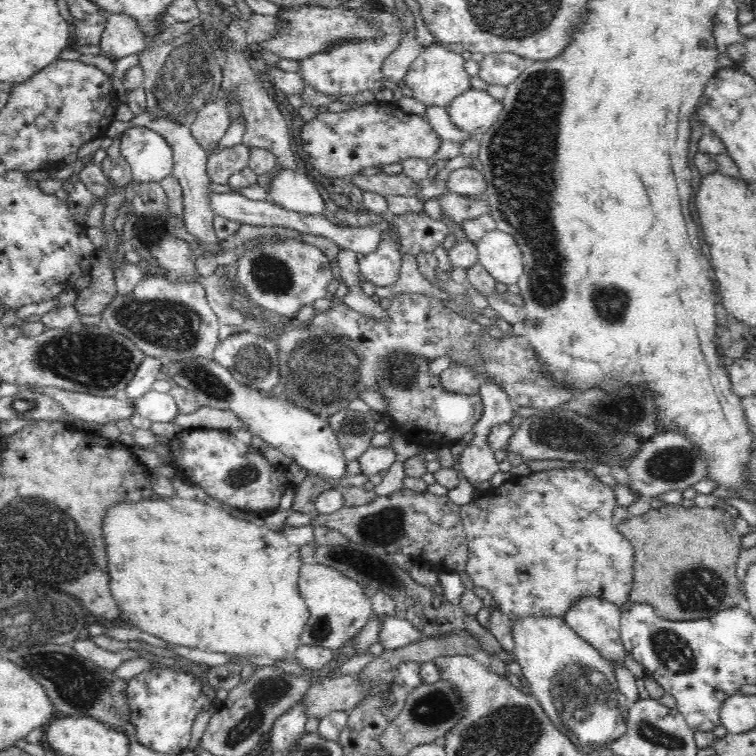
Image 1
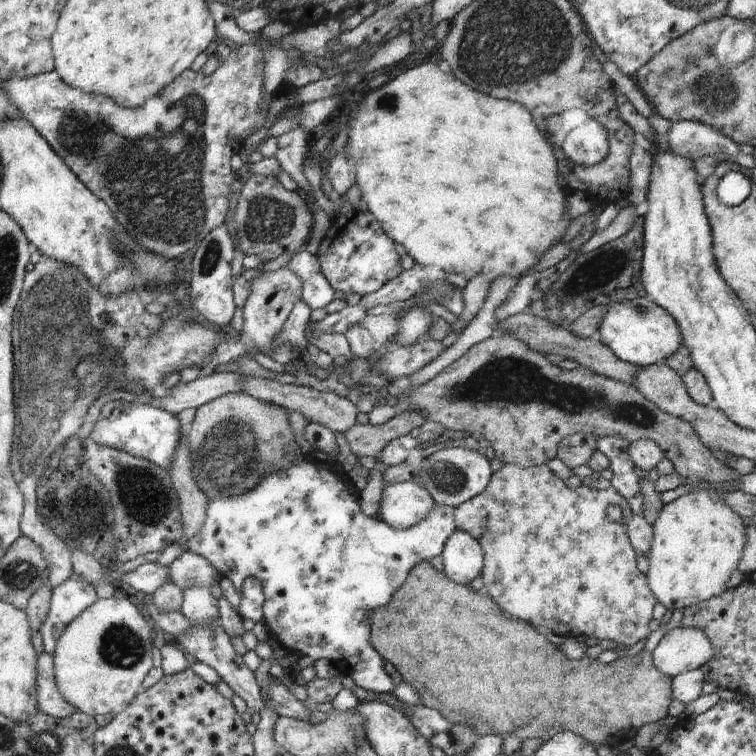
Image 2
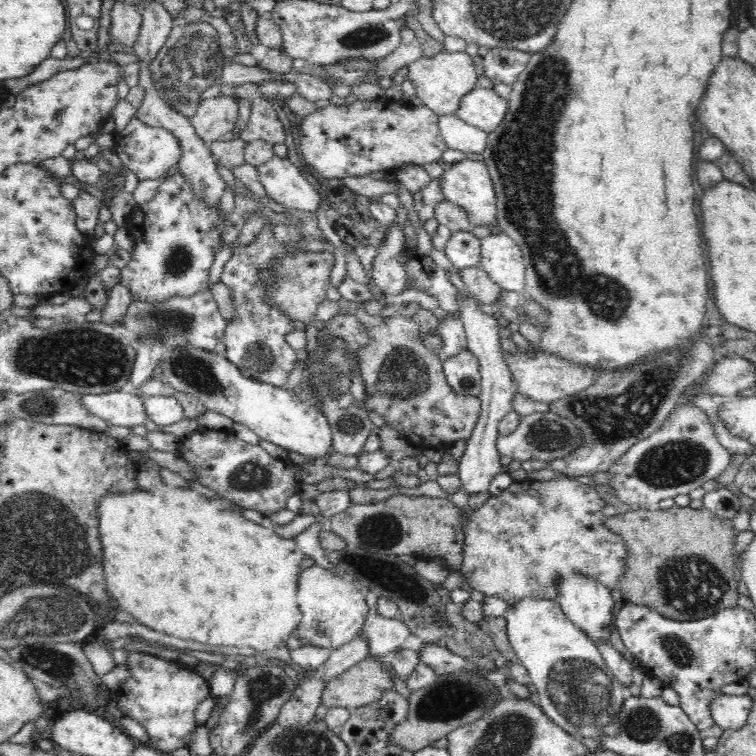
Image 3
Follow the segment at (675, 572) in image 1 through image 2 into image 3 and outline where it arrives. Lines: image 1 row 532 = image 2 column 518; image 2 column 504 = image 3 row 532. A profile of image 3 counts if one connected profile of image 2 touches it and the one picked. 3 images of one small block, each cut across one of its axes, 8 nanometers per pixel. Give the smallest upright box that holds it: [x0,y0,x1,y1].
[605,505,739,622]

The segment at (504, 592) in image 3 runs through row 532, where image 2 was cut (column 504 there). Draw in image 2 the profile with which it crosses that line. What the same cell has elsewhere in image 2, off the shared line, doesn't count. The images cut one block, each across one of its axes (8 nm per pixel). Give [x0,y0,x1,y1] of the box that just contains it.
[454,464,657,652]

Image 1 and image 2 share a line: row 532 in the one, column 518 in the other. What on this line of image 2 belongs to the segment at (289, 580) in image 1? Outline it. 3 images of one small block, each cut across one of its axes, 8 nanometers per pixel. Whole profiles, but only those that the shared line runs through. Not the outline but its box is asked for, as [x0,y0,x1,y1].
[344,64,573,283]

